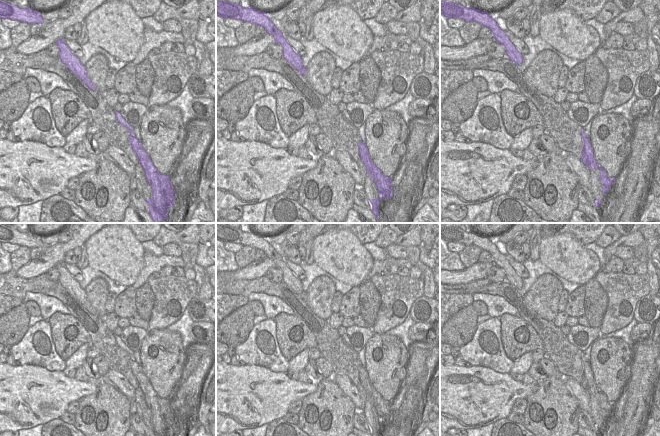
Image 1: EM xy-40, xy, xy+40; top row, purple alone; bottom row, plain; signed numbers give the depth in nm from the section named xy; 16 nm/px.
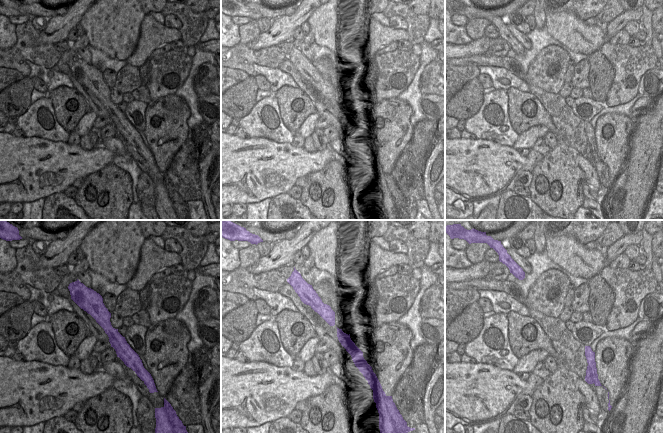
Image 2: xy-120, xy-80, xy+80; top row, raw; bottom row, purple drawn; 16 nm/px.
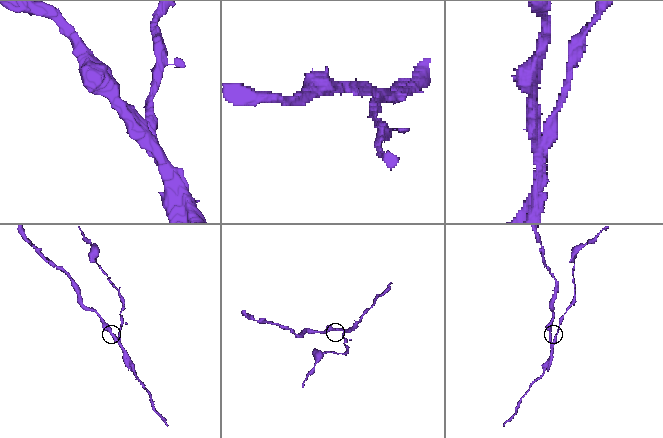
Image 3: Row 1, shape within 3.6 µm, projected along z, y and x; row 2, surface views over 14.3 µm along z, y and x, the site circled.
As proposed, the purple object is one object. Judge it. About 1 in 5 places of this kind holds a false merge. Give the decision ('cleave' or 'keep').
cleave

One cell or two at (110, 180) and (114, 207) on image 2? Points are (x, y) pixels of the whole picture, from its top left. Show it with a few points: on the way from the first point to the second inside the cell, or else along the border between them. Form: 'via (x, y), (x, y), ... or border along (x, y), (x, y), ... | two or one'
via (110, 187), (110, 200) | one

